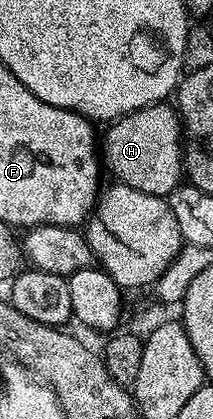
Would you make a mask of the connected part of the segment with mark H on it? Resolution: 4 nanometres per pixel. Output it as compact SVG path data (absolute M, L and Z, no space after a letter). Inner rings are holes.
M161 102L159 104L151 104L142 110L121 116L119 120L109 123L107 128L108 133L106 133L105 136L103 133L102 136L102 164L107 171L109 168L109 170L116 175L113 177L115 177L119 183L125 184L126 186L134 186L134 190L142 190L146 194L154 194L155 196L162 196L165 198L168 198L176 188L181 186L182 177L184 176L184 158L182 155L182 125L177 109L173 107L171 103Z

